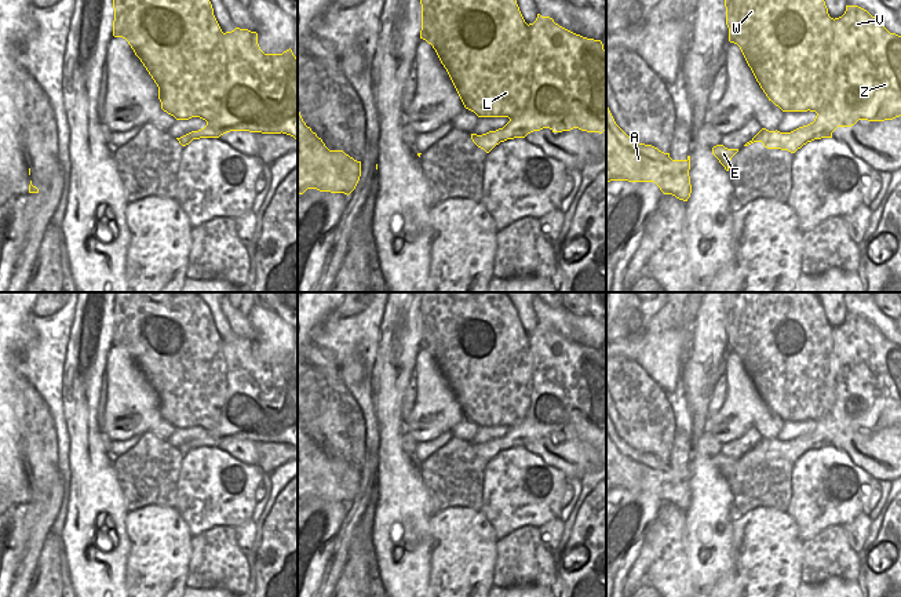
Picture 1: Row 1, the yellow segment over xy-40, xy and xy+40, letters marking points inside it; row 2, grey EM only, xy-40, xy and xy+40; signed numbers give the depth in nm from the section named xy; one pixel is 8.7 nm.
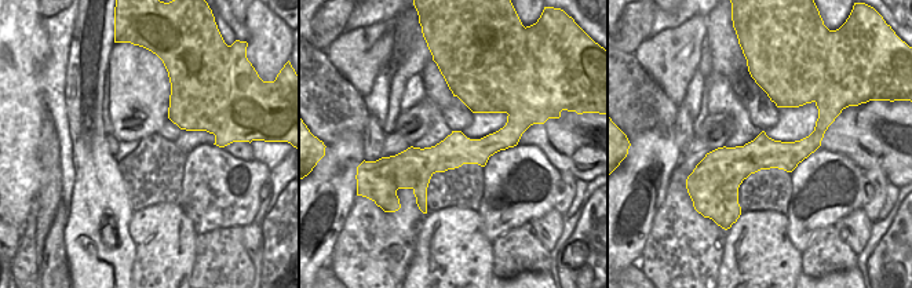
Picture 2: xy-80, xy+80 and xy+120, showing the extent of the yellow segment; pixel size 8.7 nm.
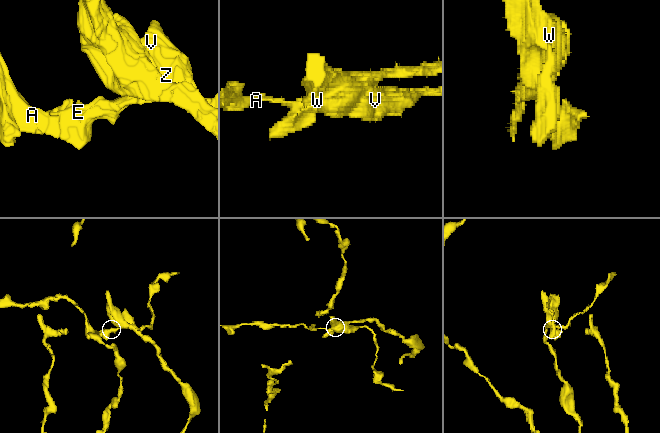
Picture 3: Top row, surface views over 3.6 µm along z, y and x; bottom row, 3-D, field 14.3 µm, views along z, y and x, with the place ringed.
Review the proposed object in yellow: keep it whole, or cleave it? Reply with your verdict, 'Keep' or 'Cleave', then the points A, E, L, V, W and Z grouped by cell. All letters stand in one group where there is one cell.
Cleave. Groups: A E V Z / L W.

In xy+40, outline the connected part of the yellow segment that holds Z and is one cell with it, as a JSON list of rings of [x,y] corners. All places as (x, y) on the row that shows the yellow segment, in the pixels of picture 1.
[[[846,6],[846,11],[842,17],[833,19],[833,37],[831,40],[831,44],[836,50],[838,61],[835,66],[835,79],[836,79],[836,92],[835,97],[829,101],[828,105],[825,105],[821,110],[817,112],[817,116],[813,123],[799,127],[791,132],[780,132],[780,131],[769,131],[766,128],[762,128],[749,142],[747,142],[744,146],[748,146],[754,142],[762,142],[765,148],[767,149],[781,149],[788,150],[791,153],[795,153],[798,149],[800,149],[807,142],[811,142],[814,139],[821,138],[832,138],[832,132],[838,127],[851,127],[858,120],[868,120],[868,121],[884,121],[884,120],[893,120],[895,117],[901,116],[901,36],[895,33],[890,33],[875,17],[872,17],[867,10],[858,7],[858,6]]]

